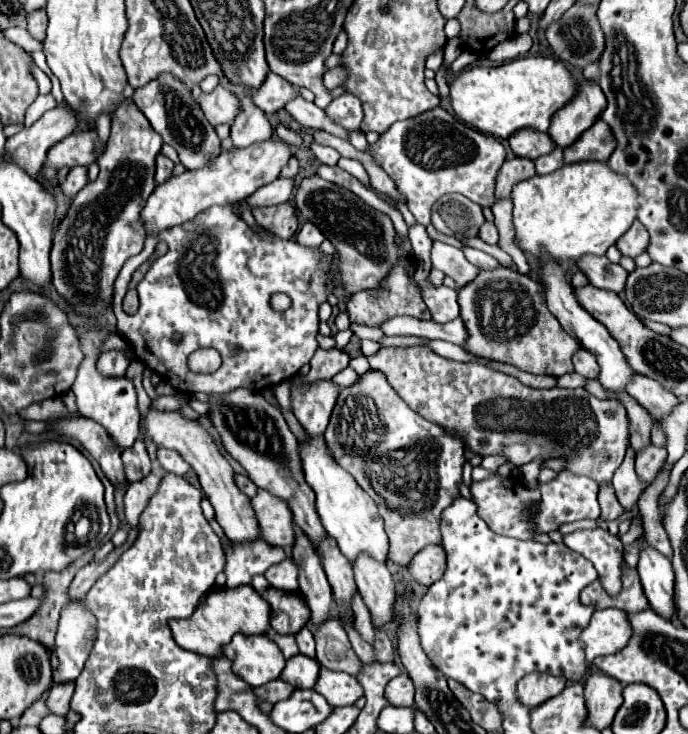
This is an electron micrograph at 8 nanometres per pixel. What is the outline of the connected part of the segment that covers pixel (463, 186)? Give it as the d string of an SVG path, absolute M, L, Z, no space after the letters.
M437 106L423 116L393 124L381 134L379 142L371 146L371 156L407 196L407 204L415 220L429 226L431 206L443 194L457 192L481 206L493 206L495 176L505 162L505 148L497 138L481 134Z

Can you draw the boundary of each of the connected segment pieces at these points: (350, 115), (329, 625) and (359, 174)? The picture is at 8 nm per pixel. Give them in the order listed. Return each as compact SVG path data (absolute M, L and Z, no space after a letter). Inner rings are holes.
M349 92L335 98L325 112L333 122L345 126L347 130L359 130L363 122L363 104L357 96L351 96Z
M327 620L323 622L321 626L311 626L311 622L307 624L307 628L313 632L315 640L317 640L317 660L321 666L329 668L329 670L335 670L335 672L347 672L351 676L359 676L363 664L359 662L359 658L355 656L353 648L351 648L351 642L347 640L347 632L343 630L343 626L339 624L339 620Z
M341 157L338 160L337 165L341 169L349 172L351 175L356 177L364 185L369 184L369 176L366 170L364 169L363 165L359 161Z

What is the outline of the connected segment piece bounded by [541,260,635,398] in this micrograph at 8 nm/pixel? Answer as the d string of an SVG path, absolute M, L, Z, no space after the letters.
M545 260L541 274L543 274L543 282L545 282L545 292L547 292L547 306L551 308L551 312L555 314L555 318L561 322L563 330L569 336L573 336L575 340L579 340L579 344L583 348L587 348L587 352L591 352L599 360L599 368L601 370L599 370L597 380L601 382L601 386L607 392L611 392L611 398L619 398L621 394L627 392L627 384L631 382L631 378L633 378L635 372L627 364L627 360L625 360L625 356L623 356L617 340L613 340L613 336L607 332L607 328L599 320L595 320L587 310L583 310L579 306L579 302L573 296L573 288L565 282L565 272L563 272L563 268L559 264L555 264L551 260Z

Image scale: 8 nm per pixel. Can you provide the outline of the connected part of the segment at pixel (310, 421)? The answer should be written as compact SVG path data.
M317 382L305 388L291 388L291 408L309 436L321 436L337 400L339 388L329 382Z

